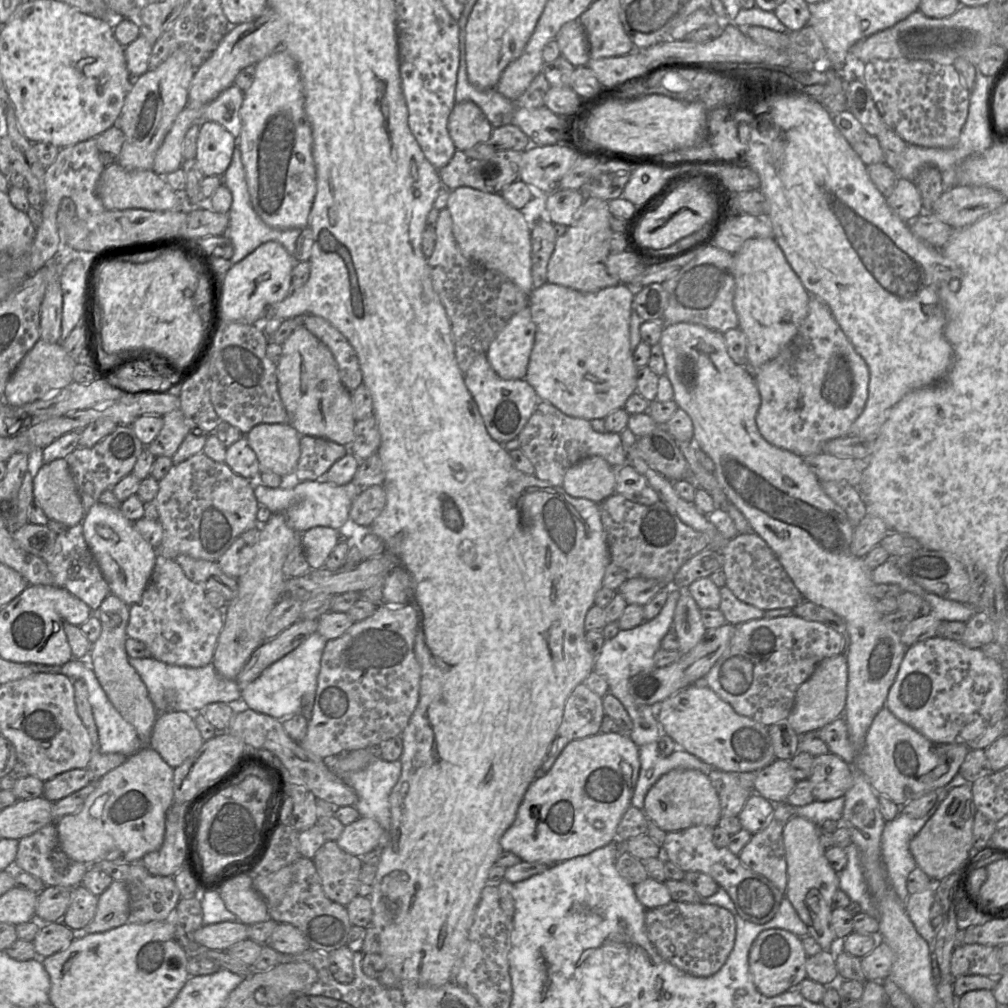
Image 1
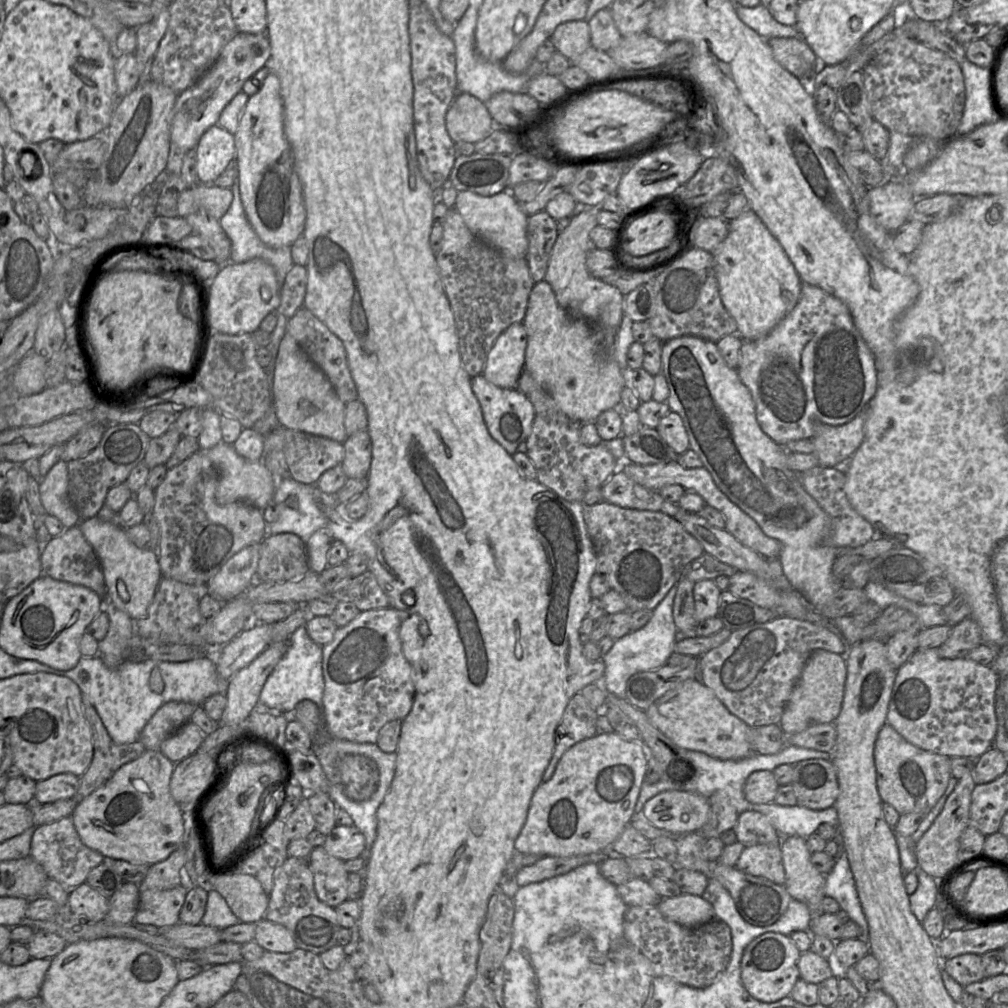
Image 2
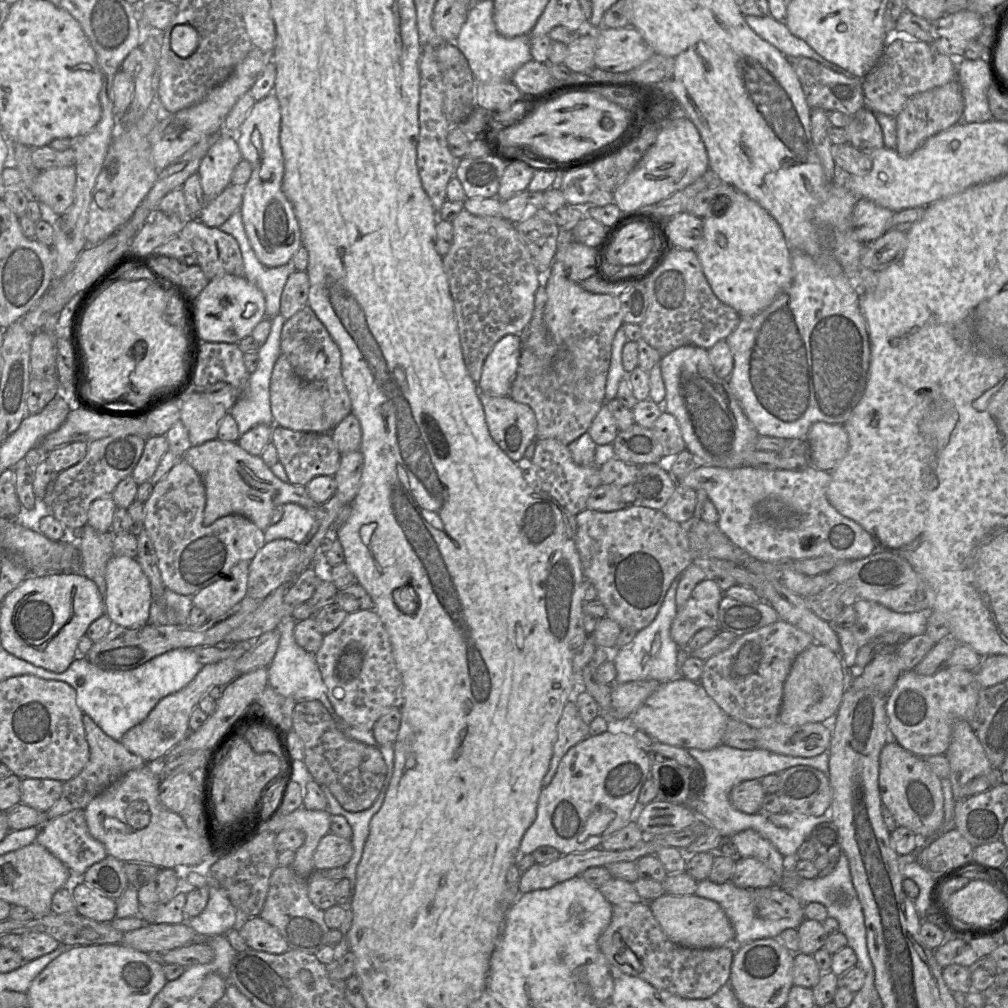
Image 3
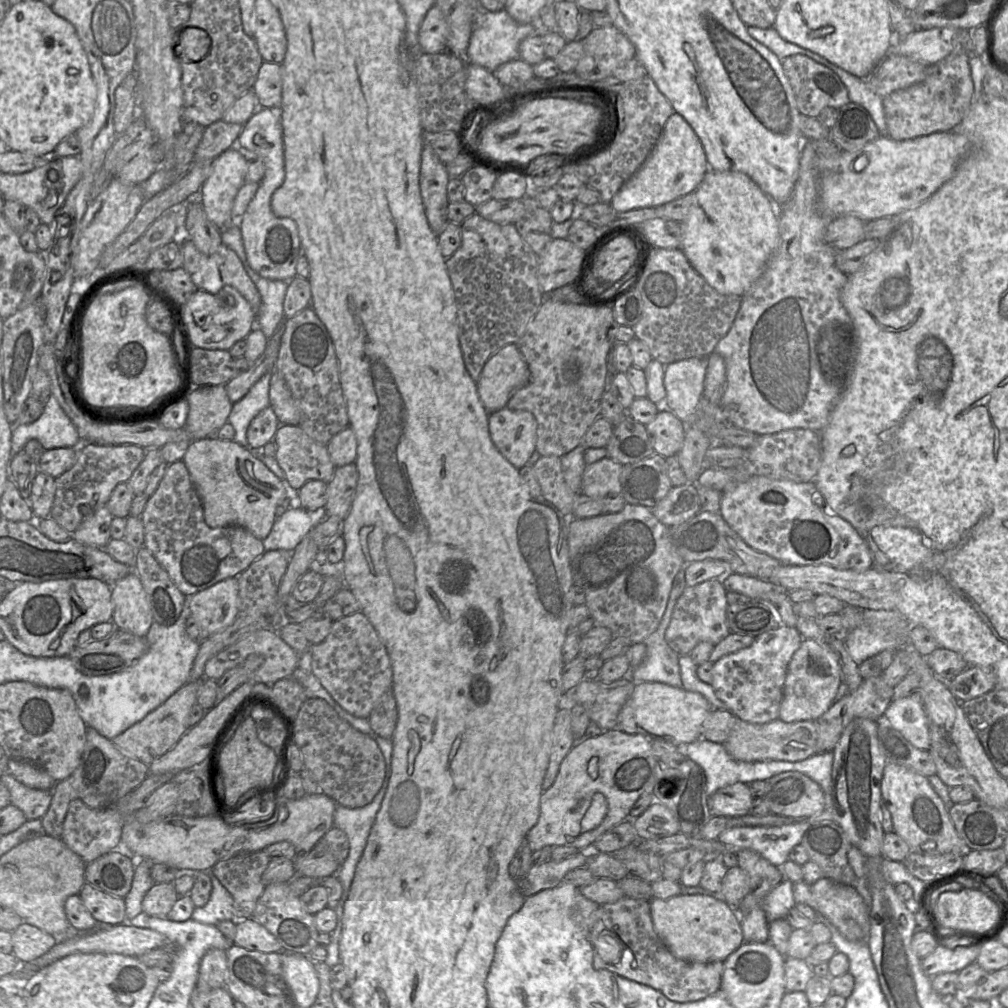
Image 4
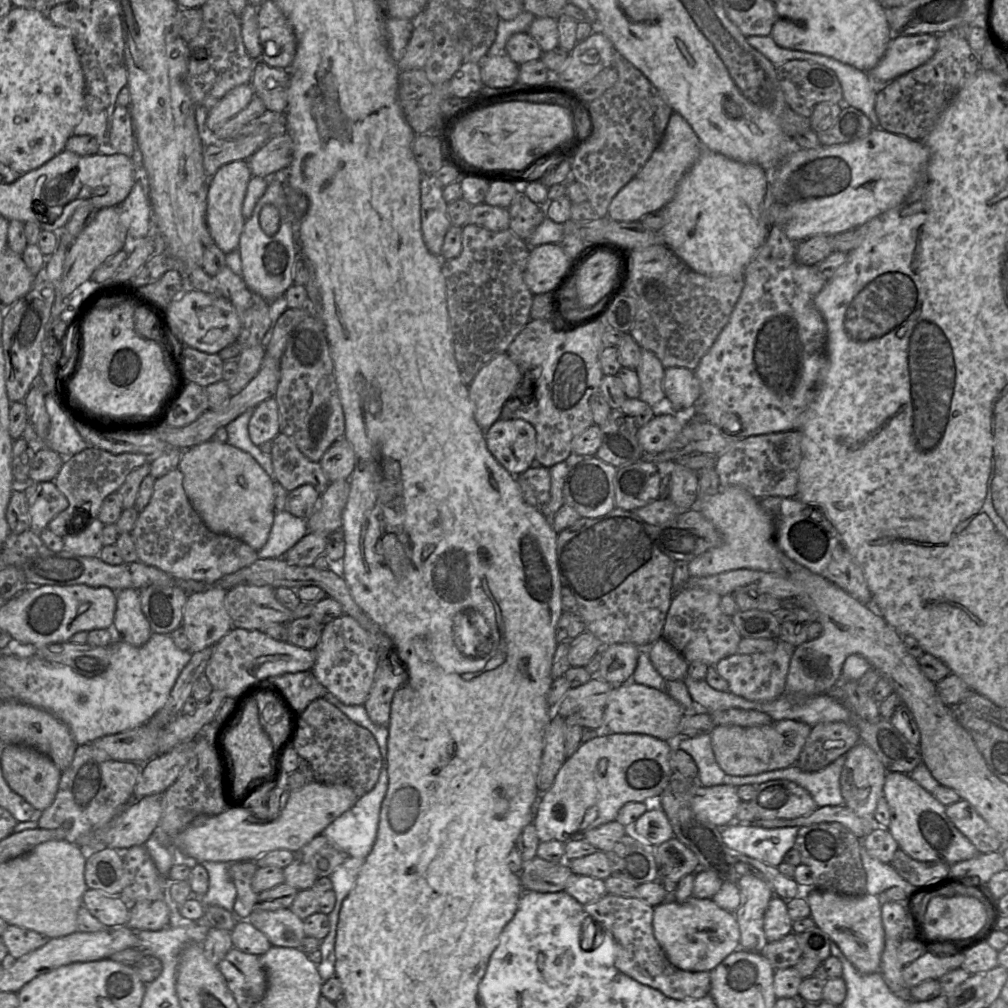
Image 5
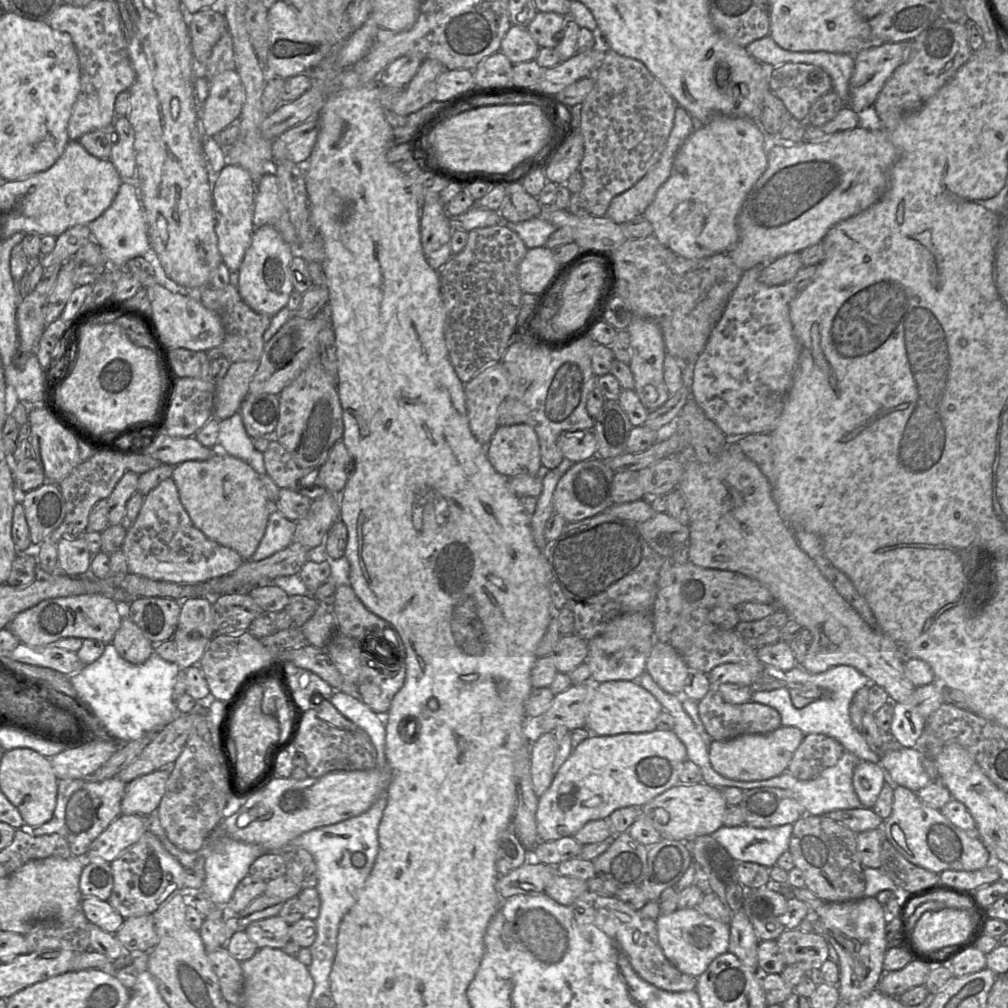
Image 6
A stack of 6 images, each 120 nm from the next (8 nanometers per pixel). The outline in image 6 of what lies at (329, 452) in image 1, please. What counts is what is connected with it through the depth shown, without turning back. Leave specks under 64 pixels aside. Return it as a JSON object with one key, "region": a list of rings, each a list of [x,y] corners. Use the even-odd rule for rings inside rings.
{"region":[[[270,440],[268,449],[263,453],[266,474],[280,489],[294,490],[312,501],[323,497],[327,493],[322,481],[319,479],[319,469],[303,469],[296,465],[290,453],[276,440]]]}

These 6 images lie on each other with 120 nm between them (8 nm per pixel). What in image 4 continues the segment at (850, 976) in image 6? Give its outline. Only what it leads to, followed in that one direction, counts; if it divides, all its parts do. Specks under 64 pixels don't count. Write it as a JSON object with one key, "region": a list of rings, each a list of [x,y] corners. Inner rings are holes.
{"region":[[[821,878],[811,885],[811,892],[818,915],[831,922],[845,939],[868,942],[870,909],[853,886]]]}

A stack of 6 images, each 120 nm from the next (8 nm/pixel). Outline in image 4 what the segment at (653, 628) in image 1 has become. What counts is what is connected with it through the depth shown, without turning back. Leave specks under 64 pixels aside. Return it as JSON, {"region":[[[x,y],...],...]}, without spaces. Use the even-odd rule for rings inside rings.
{"region":[[[686,564],[674,577],[667,605],[658,628],[644,641],[646,646],[644,660],[636,668],[632,669],[631,667],[629,677],[635,684],[657,682],[683,688],[678,663],[679,655],[667,644],[665,632],[671,621],[675,604],[686,587],[685,568]]]}

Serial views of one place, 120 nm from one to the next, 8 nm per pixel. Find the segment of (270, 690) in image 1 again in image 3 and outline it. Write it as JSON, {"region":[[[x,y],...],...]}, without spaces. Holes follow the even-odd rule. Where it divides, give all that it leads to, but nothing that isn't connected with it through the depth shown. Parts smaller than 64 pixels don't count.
{"region":[[[284,617],[278,626],[280,640],[277,652],[268,667],[268,686],[277,693],[292,698],[296,702],[318,700],[327,709],[333,720],[338,717],[332,709],[327,696],[327,687],[322,679],[314,654],[300,647],[294,638],[296,620],[293,617]]]}

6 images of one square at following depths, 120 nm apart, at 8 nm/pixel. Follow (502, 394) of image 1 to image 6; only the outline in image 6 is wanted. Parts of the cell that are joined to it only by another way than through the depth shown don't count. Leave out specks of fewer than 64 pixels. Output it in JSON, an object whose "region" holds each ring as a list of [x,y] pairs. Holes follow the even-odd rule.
{"region":[[[527,424],[499,426],[487,445],[487,457],[506,477],[537,476],[542,466],[538,436]]]}

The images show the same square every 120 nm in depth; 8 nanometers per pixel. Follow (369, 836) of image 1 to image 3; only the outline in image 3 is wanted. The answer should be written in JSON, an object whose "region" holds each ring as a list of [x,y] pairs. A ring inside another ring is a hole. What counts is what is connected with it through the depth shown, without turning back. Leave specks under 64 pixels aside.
{"region":[[[328,832],[319,842],[314,855],[315,871],[344,867],[353,855],[351,839]]]}

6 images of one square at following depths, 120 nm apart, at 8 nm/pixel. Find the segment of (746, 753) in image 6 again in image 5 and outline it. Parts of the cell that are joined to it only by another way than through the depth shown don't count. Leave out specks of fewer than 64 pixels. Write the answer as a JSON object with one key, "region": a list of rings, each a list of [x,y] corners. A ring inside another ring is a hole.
{"region":[[[779,720],[755,727],[716,726],[710,738],[716,762],[726,774],[750,776],[795,765],[811,729],[800,721]]]}

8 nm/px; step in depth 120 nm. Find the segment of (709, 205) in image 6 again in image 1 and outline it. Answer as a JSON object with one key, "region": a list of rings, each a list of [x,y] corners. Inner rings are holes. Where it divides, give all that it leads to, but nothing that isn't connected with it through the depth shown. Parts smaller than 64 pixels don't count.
{"region":[[[773,238],[748,239],[733,255],[733,304],[738,316],[738,327],[747,337],[746,367],[754,371],[775,358],[797,334],[808,314],[810,293]]]}

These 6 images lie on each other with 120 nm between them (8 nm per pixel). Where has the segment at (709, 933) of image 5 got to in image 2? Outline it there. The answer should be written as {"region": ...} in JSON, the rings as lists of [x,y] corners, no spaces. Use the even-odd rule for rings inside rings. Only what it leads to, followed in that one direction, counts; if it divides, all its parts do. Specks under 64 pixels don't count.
{"region":[[[689,894],[662,898],[657,909],[667,920],[686,928],[699,927],[715,918],[711,903],[701,896]]]}

